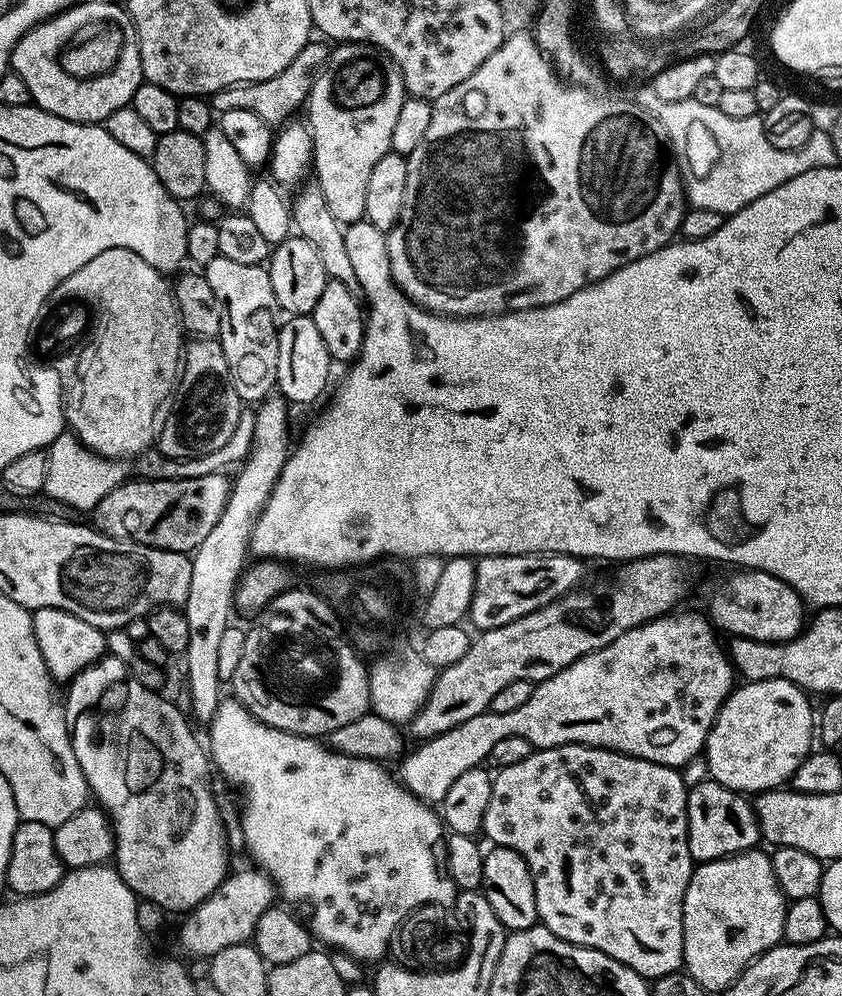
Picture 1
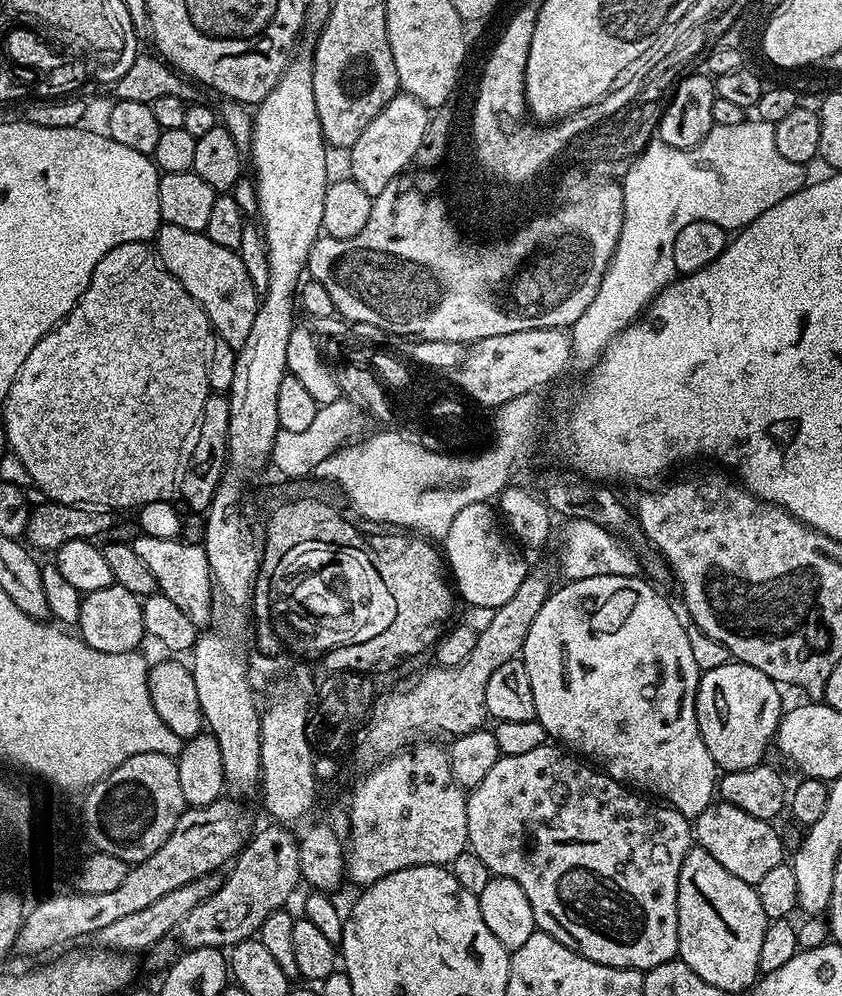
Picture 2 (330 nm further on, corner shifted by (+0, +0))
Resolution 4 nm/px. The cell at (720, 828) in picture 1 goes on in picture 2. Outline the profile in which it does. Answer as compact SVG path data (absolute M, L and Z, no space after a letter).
M714 802L702 810L702 814L694 817L694 840L734 878L742 878L742 882L755 886L762 882L768 871L774 866L785 863L784 844L776 833L775 823L754 818L754 814L746 814L746 810L738 810L738 806L730 806L723 802Z

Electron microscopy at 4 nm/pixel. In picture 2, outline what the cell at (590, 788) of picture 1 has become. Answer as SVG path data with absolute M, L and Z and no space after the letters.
M545 742L542 746L538 746L538 750L529 750L526 754L501 756L498 762L494 762L494 766L490 766L486 778L482 778L482 782L478 782L478 786L467 793L466 799L470 851L478 854L482 862L486 862L489 873L505 876L518 882L518 886L522 886L526 898L530 898L530 910L534 910L534 922L539 931L550 934L550 938L562 942L562 946L574 950L582 958L590 958L590 962L615 968L647 970L667 960L677 959L680 951L678 874L682 870L682 862L686 858L688 849L694 844L694 828L689 817L683 816L677 808L653 802L641 795L639 791L619 784L613 776L607 776L604 771L597 770L591 763L569 754L563 747L552 742Z

